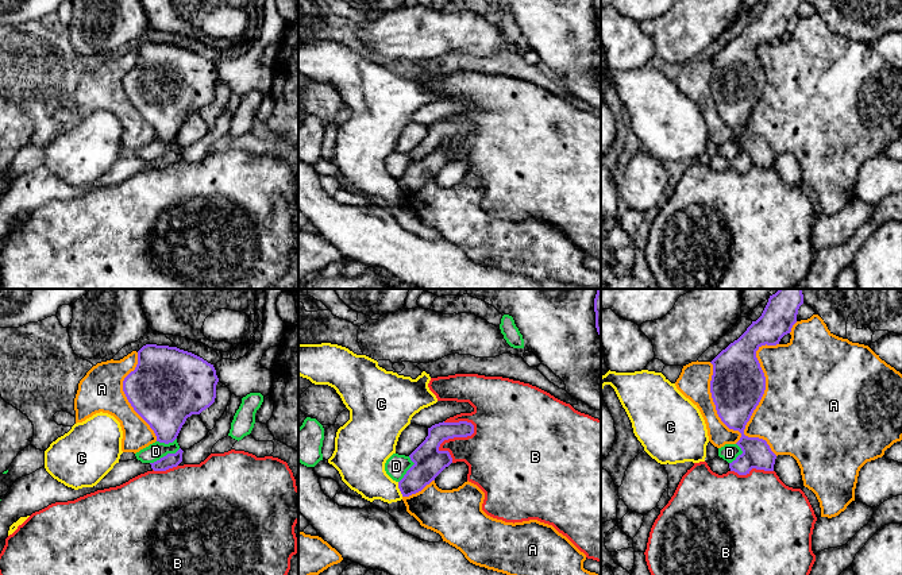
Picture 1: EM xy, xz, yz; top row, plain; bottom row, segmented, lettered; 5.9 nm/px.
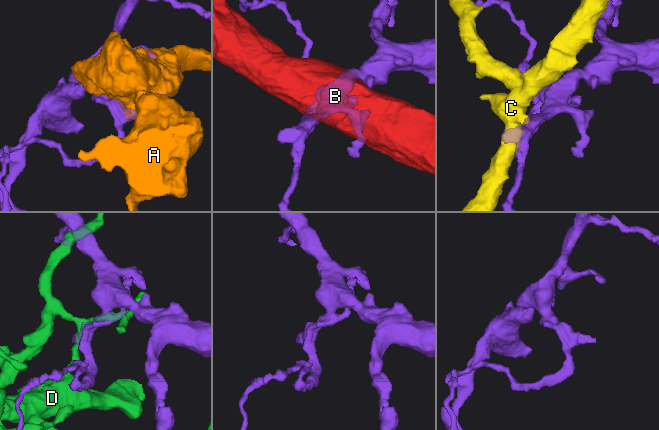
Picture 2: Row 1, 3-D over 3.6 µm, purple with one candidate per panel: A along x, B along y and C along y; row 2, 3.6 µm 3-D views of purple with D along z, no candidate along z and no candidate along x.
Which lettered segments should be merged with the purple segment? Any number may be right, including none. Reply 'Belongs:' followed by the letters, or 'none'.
Belongs: none

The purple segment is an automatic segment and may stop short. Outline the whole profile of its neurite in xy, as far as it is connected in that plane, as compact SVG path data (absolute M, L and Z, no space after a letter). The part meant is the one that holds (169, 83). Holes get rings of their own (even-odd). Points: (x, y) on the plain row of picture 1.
M146 42L138 62L123 78L123 89L134 108L150 123L159 140L173 140L186 116L200 112L216 96L219 76L213 62L177 45Z

